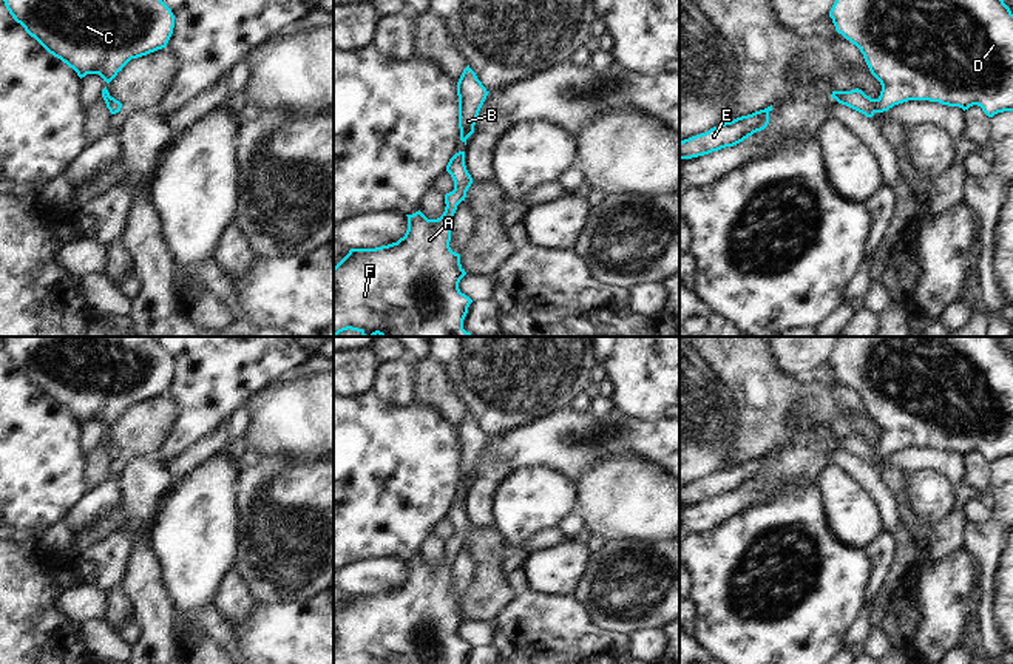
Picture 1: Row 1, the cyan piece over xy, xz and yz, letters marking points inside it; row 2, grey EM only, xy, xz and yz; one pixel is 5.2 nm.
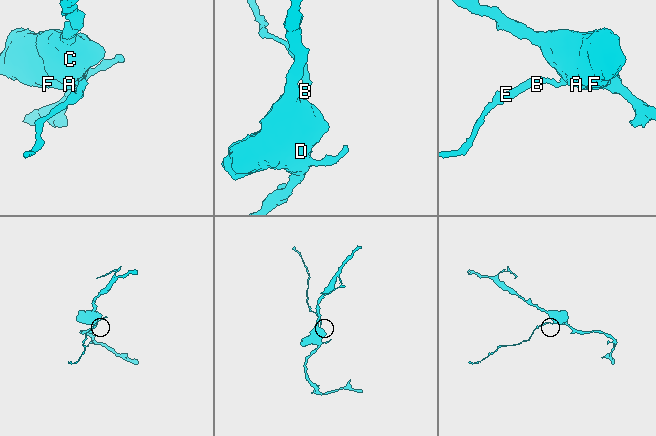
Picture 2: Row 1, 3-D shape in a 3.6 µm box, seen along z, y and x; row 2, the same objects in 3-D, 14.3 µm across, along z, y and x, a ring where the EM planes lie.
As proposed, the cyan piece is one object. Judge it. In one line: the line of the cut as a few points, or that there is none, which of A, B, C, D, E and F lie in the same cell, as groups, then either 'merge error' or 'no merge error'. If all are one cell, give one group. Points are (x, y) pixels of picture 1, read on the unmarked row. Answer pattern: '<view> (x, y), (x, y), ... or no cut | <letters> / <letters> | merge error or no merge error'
no cut | A B C D E F | no merge error

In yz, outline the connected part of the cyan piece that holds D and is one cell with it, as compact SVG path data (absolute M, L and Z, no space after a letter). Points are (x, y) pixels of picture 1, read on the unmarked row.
M839 337L829 363L832 364L835 377L860 395L871 420L882 431L877 445L871 445L859 434L851 437L832 437L831 443L839 449L846 451L866 463L888 457L894 451L908 446L939 448L948 452L959 452L964 457L977 451L988 463L993 463L998 459L1013 457L1013 360L1004 346L991 337Z

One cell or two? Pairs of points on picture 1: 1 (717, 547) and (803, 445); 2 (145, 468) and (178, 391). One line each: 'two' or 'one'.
1: two
2: two

